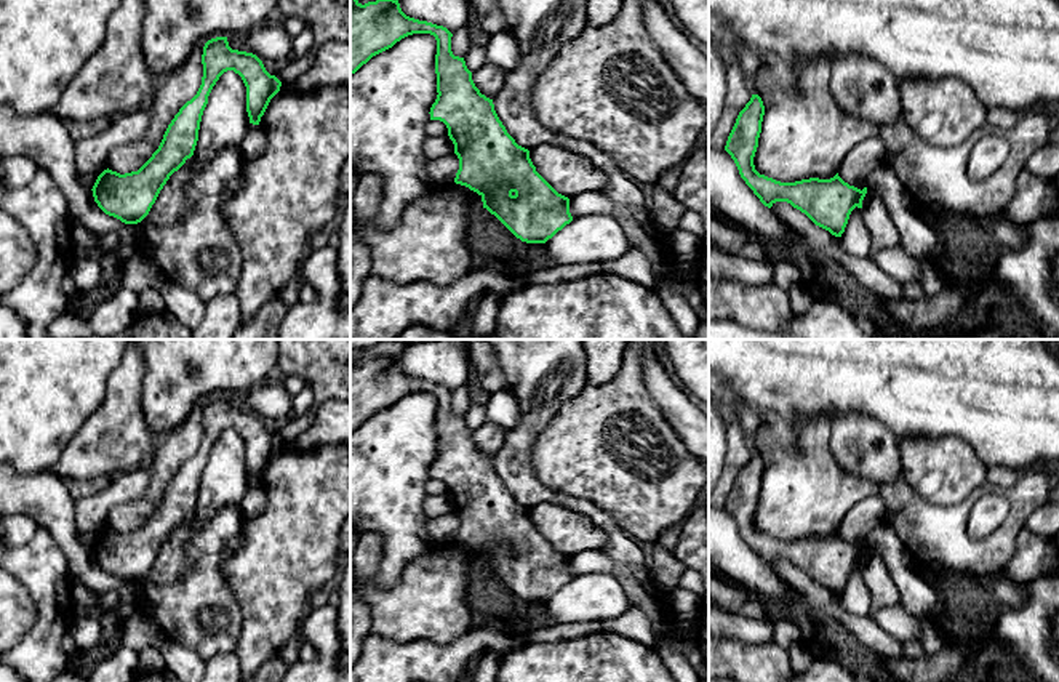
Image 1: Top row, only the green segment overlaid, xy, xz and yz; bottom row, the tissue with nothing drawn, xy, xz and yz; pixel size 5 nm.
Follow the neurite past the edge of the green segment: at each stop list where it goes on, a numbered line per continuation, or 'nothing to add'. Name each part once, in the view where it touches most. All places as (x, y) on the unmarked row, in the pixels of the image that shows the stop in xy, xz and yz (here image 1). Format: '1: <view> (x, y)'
nothing to add

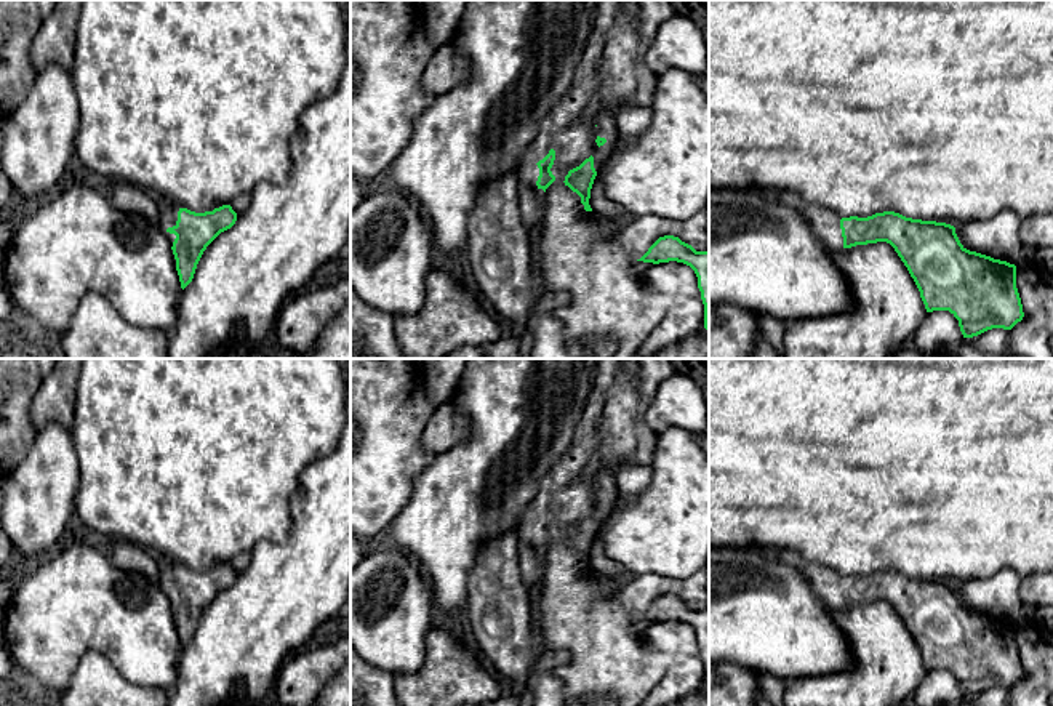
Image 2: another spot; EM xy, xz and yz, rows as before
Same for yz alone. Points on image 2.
1: yz (826, 581)

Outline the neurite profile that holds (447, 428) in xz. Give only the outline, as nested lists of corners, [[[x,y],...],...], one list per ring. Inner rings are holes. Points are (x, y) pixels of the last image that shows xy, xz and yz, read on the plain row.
[[[451,400],[435,408],[422,434],[422,448],[432,453],[448,451],[472,434],[467,416],[456,411]]]

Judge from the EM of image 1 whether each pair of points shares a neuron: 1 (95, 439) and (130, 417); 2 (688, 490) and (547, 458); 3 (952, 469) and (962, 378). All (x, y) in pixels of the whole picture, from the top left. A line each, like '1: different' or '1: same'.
1: same
2: same
3: different

